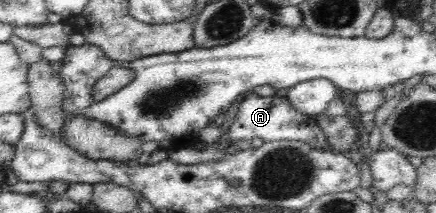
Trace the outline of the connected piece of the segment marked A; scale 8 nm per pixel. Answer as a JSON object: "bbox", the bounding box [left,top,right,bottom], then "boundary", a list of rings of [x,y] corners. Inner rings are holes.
{"bbox":[227,93,334,151],"boundary":[[[252,93],[246,96],[239,104],[234,122],[230,125],[227,133],[227,142],[237,140],[254,140],[255,142],[272,142],[275,140],[302,141],[318,150],[332,151],[334,148],[326,139],[322,127],[312,120],[311,116],[300,114],[290,104],[286,97],[278,95],[261,97]]]}

